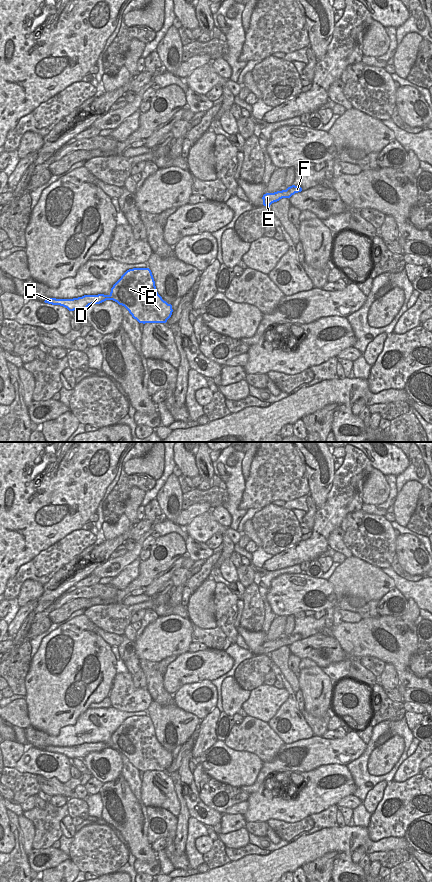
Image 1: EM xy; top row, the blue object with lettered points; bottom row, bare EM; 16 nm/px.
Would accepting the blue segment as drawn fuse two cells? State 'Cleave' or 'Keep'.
Keep

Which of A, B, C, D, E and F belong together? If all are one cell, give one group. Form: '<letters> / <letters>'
A B C D E F

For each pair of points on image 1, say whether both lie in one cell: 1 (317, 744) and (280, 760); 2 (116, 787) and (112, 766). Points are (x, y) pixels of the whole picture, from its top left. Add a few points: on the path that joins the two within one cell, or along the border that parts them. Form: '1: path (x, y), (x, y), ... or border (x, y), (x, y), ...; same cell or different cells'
1: path (308, 746), (297, 746), (289, 754); same cell
2: border (120, 773), (114, 779), (104, 783); different cells

